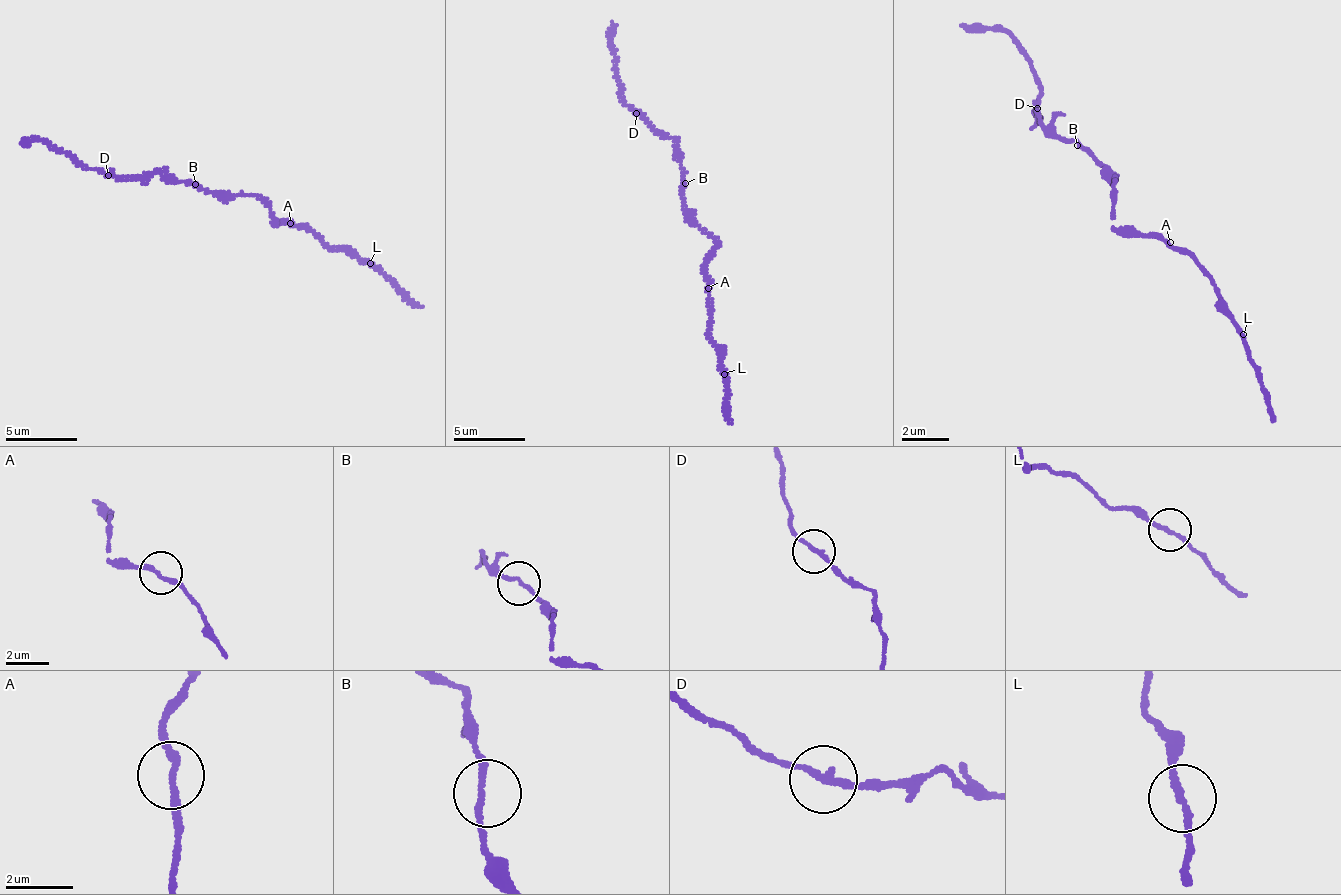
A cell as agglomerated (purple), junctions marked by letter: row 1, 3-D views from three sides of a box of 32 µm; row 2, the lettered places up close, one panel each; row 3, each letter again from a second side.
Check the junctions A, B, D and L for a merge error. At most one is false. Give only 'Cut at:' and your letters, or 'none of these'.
Cut at: none of these

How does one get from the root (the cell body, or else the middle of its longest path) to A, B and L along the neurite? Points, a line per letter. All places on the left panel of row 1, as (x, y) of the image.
A: (237, 195), (253, 195), (270, 209), (270, 216), (277, 219), (275, 222), (284, 220), (290, 223)
B: (237, 195), (217, 196), (195, 184)
L: (237, 195), (253, 195), (270, 209), (275, 222), (302, 224), (332, 247), (370, 263)

